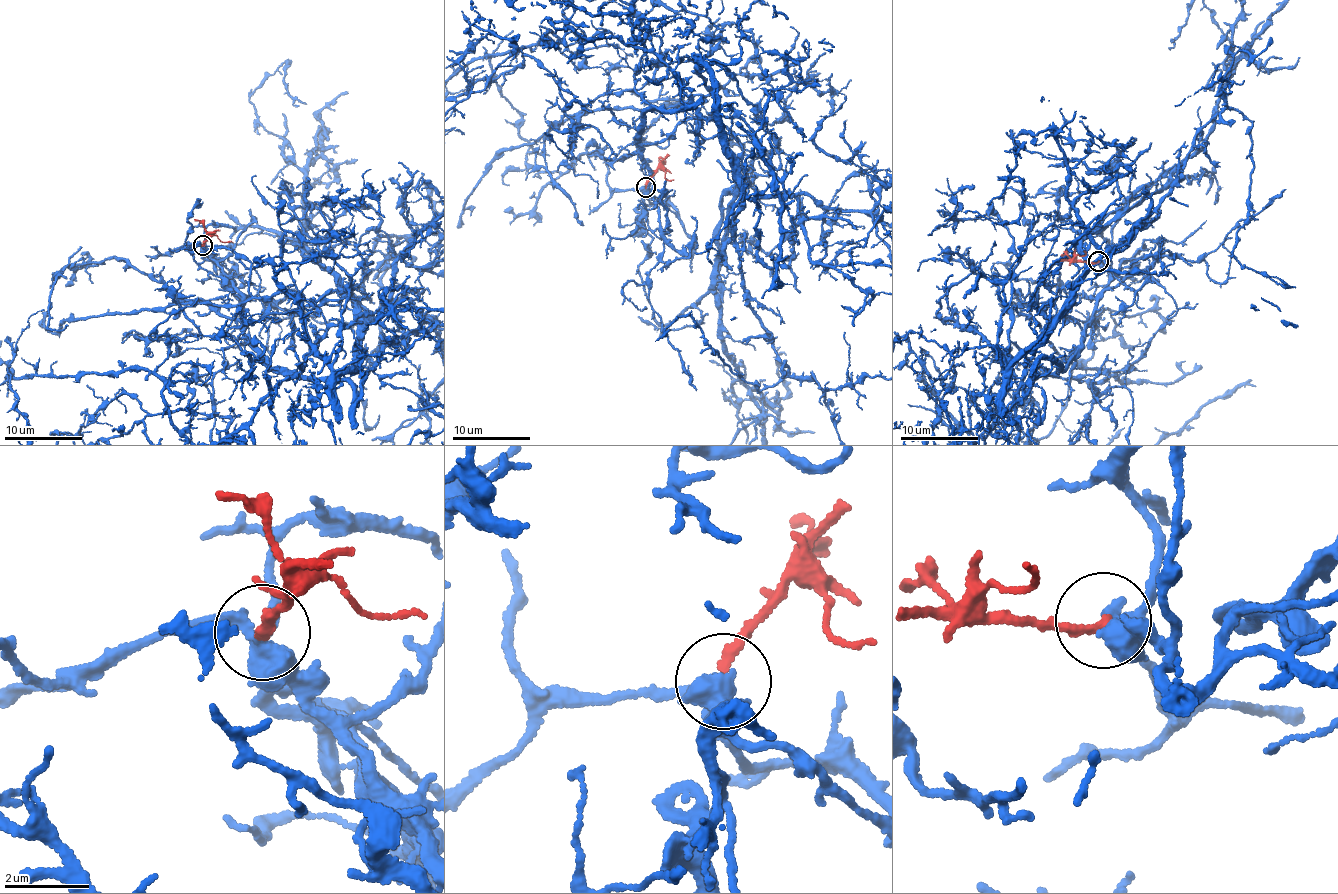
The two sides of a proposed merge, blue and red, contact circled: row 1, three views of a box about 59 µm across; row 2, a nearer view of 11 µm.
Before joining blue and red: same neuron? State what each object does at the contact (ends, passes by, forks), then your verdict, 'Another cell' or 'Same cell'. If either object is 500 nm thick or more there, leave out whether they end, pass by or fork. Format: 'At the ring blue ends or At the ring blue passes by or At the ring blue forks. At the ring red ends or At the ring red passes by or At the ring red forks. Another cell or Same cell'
At the ring blue forks. At the ring red ends. Same cell

